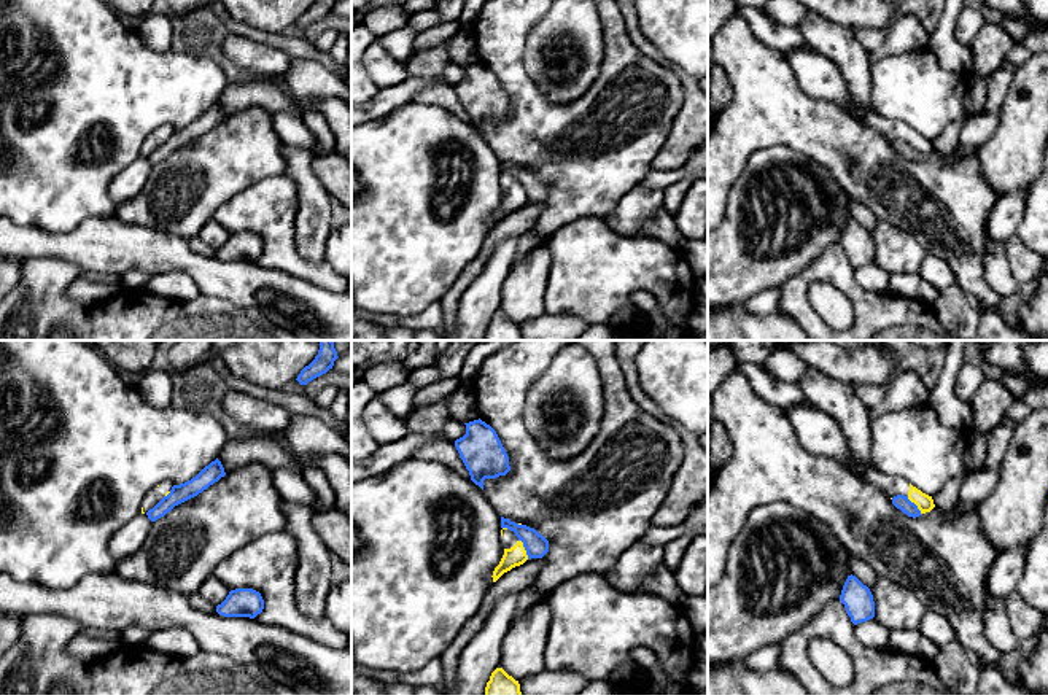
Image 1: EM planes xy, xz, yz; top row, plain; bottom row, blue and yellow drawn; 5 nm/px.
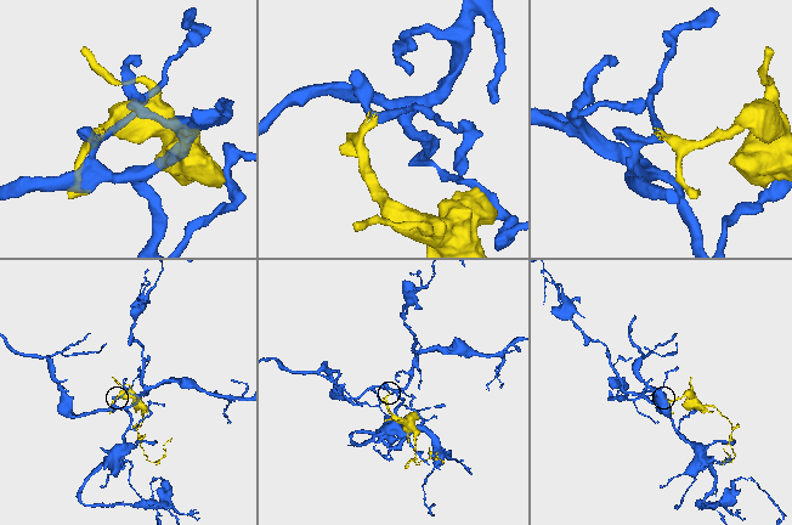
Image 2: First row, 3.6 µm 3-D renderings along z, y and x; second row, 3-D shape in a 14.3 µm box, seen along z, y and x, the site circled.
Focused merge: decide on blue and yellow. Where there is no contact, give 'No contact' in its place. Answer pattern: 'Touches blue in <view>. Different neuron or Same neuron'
Touches blue in xz. Different neuron

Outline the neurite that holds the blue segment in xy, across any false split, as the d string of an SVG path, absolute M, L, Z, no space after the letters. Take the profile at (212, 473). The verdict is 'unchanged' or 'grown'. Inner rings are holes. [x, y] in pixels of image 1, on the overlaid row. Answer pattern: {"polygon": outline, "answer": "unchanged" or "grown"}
{"polygon": "M216 458L191 480L180 485L173 485L170 493L146 512L148 518L151 522L156 522L157 518L170 512L175 506L197 496L224 476L226 476L224 468L221 461Z", "answer": "unchanged"}

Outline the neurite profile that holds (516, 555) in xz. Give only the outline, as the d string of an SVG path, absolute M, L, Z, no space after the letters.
M503 528L501 542L504 547L504 555L499 565L493 571L493 582L496 582L504 573L510 571L515 566L523 565L528 560L523 542L515 536L514 531Z

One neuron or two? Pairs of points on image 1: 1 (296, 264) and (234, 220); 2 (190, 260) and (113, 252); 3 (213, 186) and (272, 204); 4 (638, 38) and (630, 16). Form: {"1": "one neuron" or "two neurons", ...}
{"1": "one neuron", "2": "one neuron", "3": "two neurons", "4": "one neuron"}

